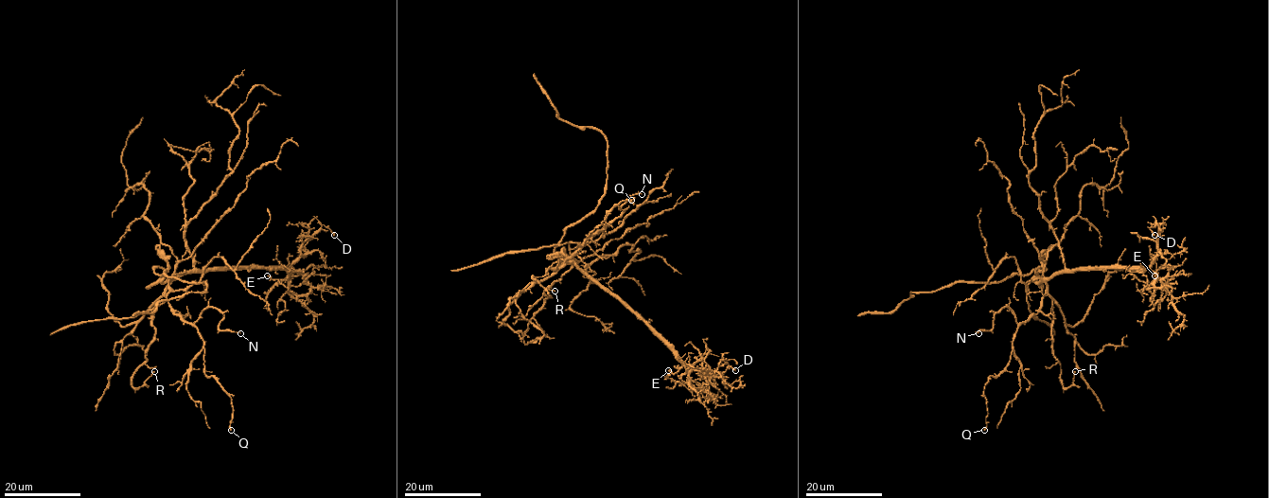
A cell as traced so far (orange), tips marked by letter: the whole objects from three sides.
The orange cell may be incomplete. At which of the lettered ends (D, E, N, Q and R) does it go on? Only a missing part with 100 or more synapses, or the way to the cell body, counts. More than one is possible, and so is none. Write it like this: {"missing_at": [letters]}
{"missing_at": []}

